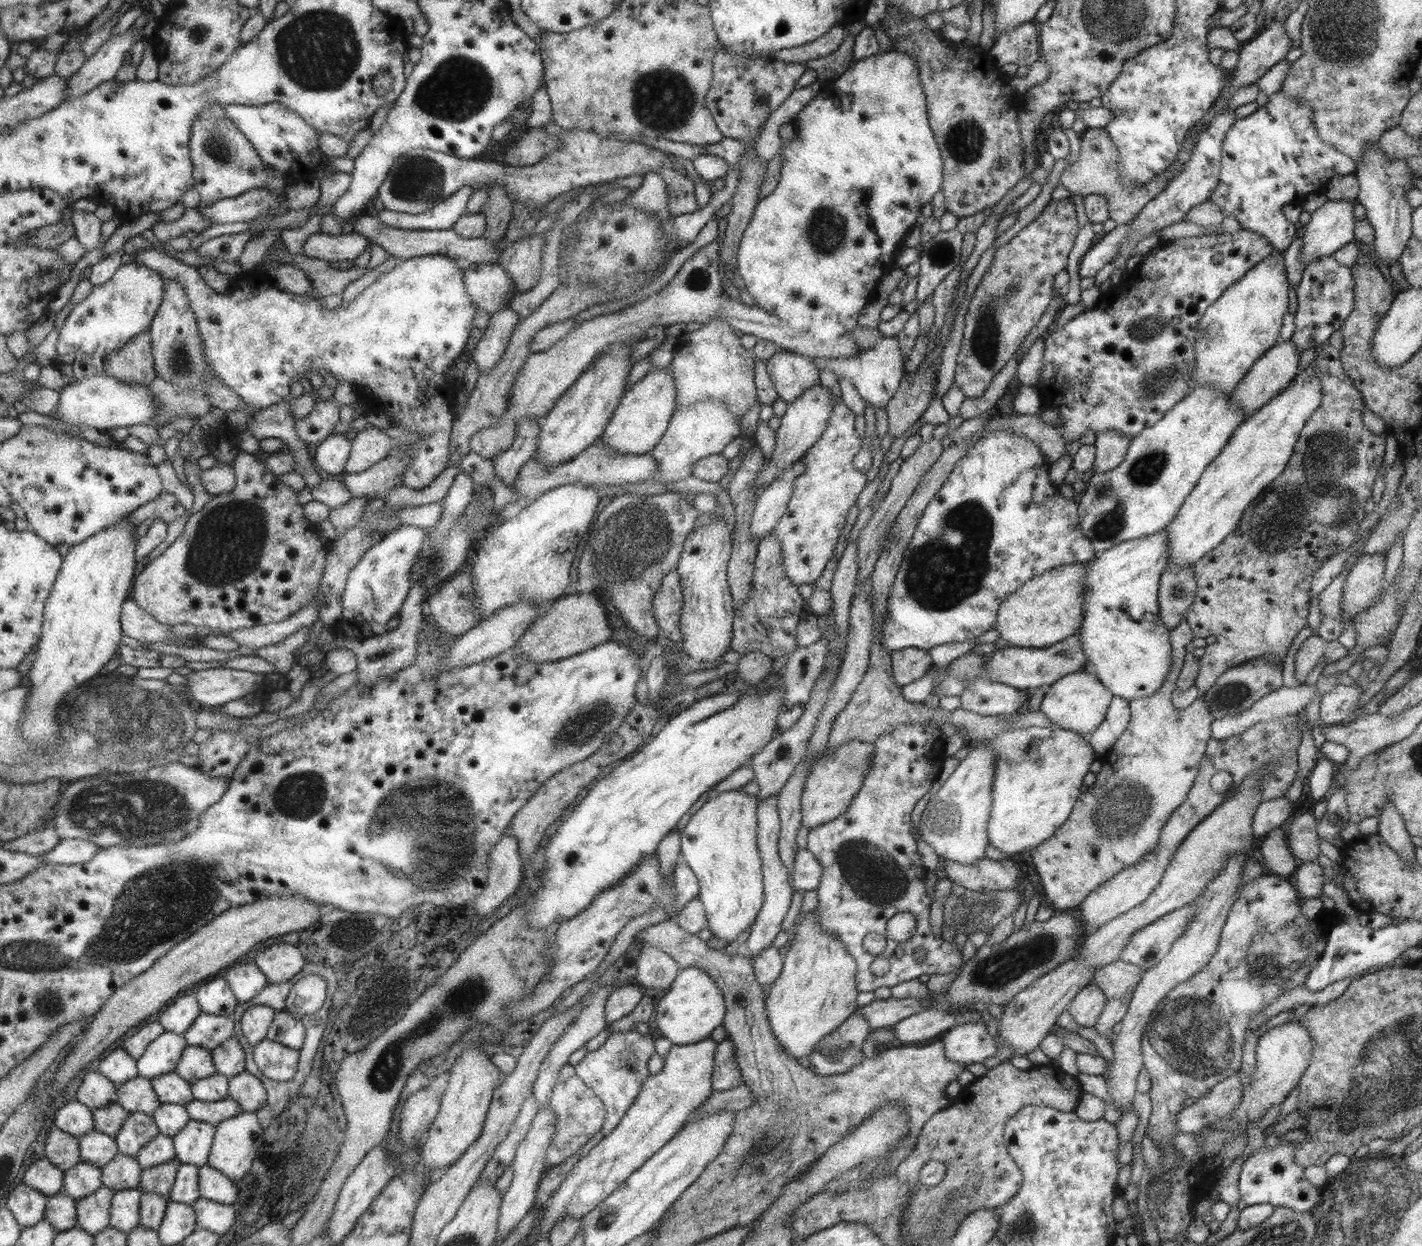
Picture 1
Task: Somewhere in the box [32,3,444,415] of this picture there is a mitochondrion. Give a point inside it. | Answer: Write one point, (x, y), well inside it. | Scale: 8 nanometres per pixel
(317, 50)

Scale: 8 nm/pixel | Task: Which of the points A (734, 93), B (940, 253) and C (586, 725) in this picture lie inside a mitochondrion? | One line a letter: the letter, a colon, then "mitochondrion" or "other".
A: other
B: mitochondrion
C: mitochondrion

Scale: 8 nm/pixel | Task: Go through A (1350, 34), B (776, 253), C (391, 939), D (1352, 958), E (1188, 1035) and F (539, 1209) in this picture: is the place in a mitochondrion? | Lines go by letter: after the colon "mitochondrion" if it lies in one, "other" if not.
A: mitochondrion
B: other
C: other
D: other
E: mitochondrion
F: other

